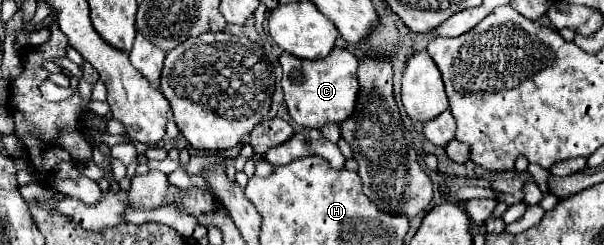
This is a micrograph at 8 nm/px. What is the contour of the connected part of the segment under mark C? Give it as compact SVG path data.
M333 47L331 53L317 61L305 61L289 53L281 53L283 93L291 119L303 127L321 127L323 123L341 123L353 113L357 99L357 57L349 49Z

